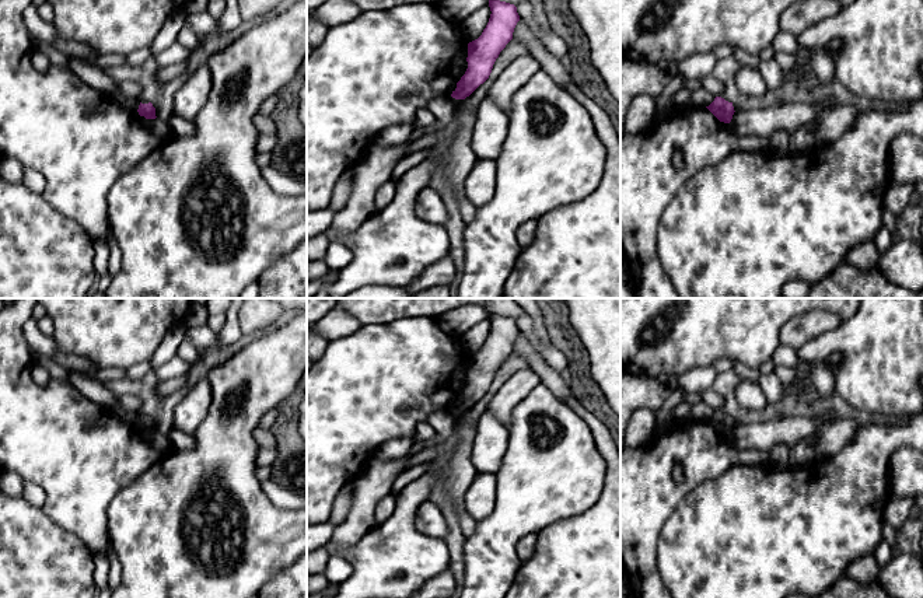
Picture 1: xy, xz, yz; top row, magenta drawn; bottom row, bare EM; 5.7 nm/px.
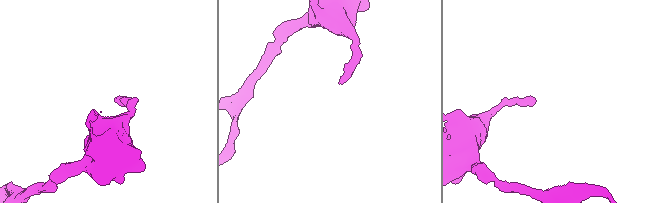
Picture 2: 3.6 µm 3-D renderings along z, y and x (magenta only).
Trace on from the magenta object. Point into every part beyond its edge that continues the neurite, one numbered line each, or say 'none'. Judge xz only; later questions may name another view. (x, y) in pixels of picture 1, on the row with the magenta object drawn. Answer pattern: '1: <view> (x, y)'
none

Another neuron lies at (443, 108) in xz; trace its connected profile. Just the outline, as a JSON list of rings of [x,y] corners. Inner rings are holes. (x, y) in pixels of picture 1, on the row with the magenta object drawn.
[[[444,95],[433,99],[427,109],[434,115],[436,126],[431,129],[434,132],[441,132],[454,119],[457,99],[451,95]]]

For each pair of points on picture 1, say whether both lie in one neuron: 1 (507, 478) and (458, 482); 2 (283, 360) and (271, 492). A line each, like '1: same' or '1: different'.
1: different
2: different

